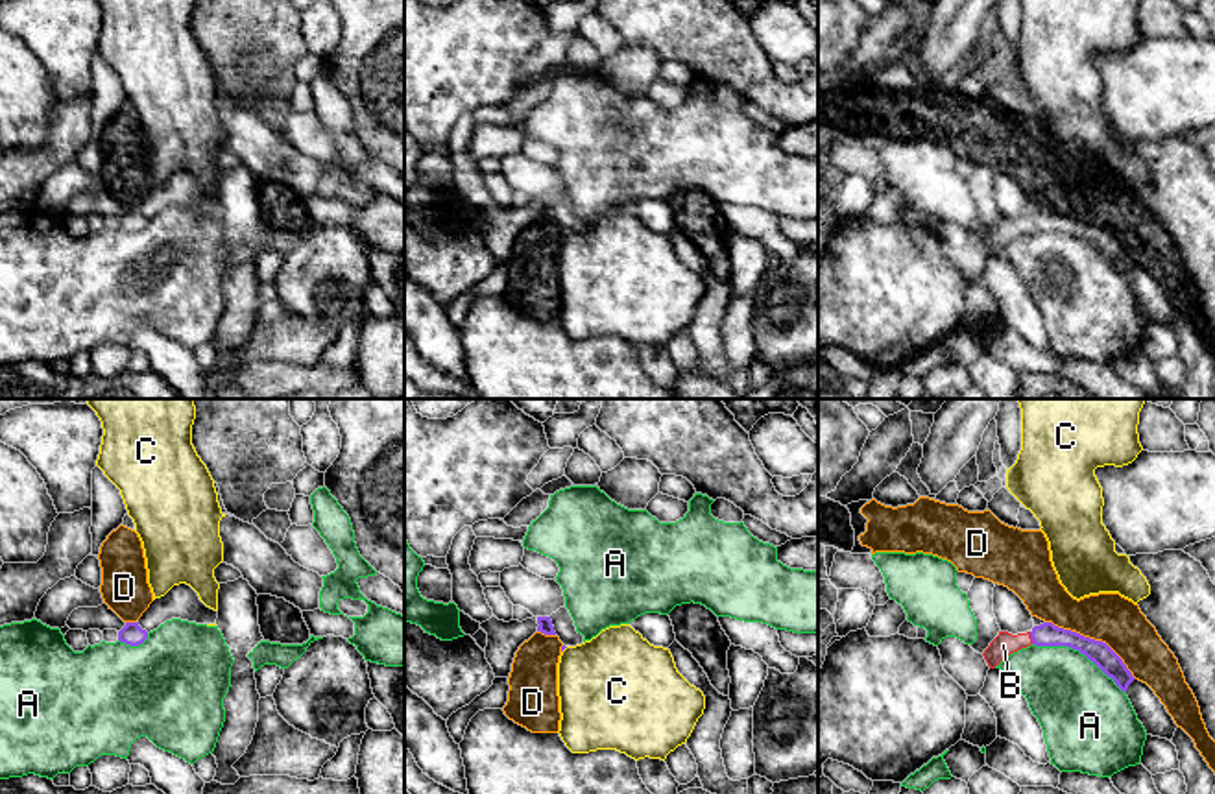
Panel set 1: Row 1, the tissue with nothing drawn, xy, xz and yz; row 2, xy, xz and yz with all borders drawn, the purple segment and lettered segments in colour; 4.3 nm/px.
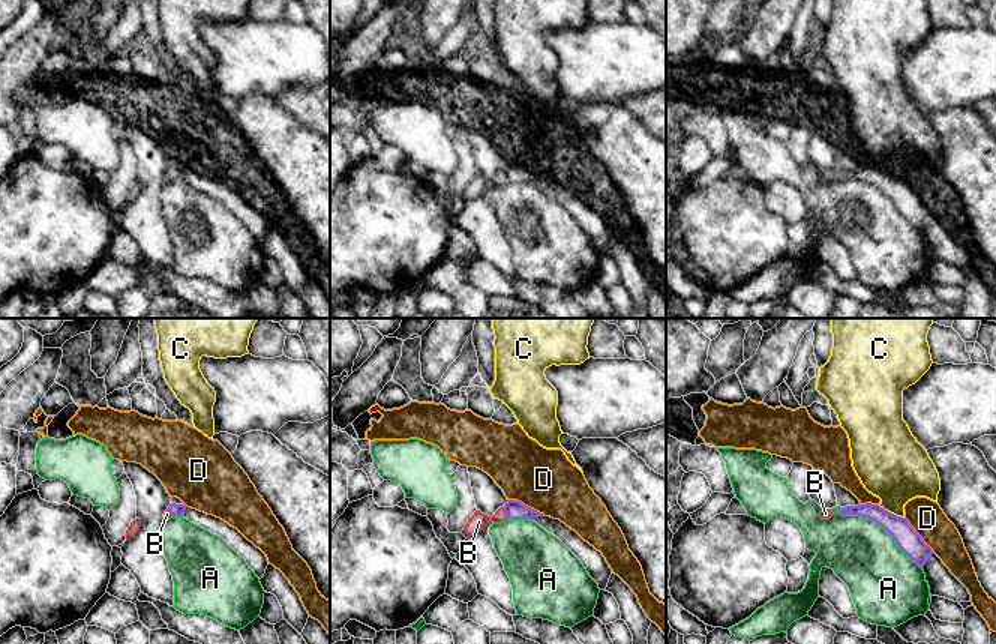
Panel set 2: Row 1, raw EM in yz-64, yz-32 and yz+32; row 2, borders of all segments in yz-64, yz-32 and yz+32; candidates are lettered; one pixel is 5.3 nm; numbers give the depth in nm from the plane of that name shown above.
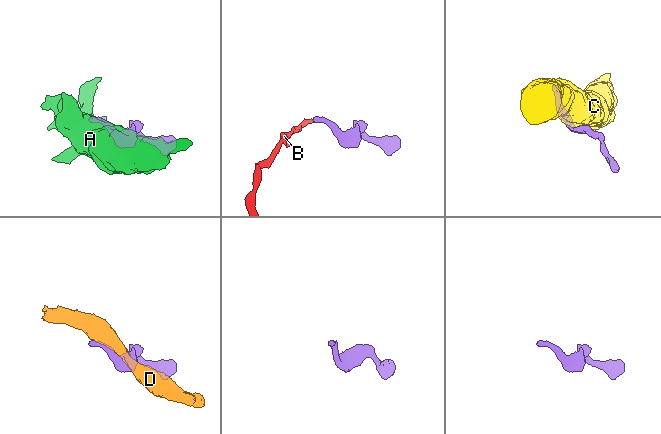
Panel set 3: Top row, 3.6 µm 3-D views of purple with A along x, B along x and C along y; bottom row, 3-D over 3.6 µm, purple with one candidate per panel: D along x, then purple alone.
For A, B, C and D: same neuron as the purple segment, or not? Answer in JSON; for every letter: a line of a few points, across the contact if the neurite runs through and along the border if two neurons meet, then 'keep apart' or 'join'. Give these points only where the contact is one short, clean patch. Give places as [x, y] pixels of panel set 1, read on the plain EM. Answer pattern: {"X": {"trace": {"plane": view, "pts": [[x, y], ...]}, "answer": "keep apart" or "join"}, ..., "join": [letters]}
{"A": {"answer": "keep apart"}, "B": {"trace": {"plane": "yz", "pts": [[1047, 220], [1031, 224], [1003, 231]]}, "answer": "join"}, "C": {"answer": "keep apart"}, "D": {"answer": "keep apart"}, "join": ["B"]}

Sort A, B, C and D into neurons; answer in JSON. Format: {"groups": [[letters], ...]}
{"groups": [["A"], ["B"], ["C"], ["D"]]}

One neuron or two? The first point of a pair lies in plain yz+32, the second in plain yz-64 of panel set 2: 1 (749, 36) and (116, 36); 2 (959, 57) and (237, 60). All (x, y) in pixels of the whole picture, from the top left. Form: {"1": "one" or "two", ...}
{"1": "two", "2": "one"}

